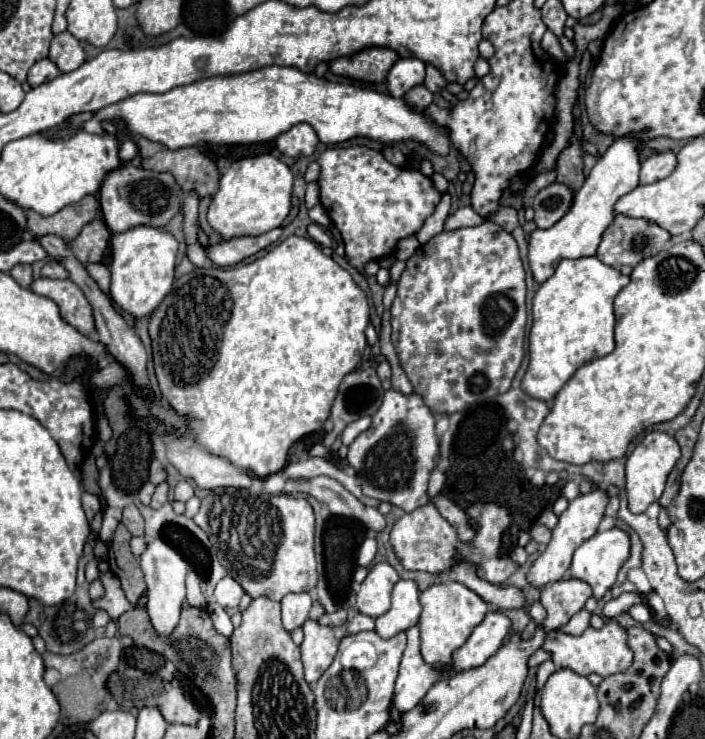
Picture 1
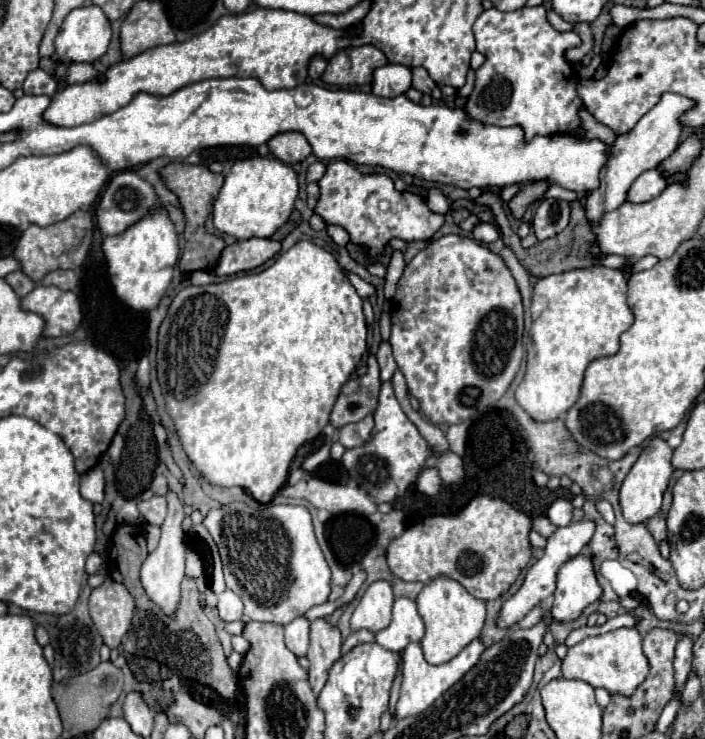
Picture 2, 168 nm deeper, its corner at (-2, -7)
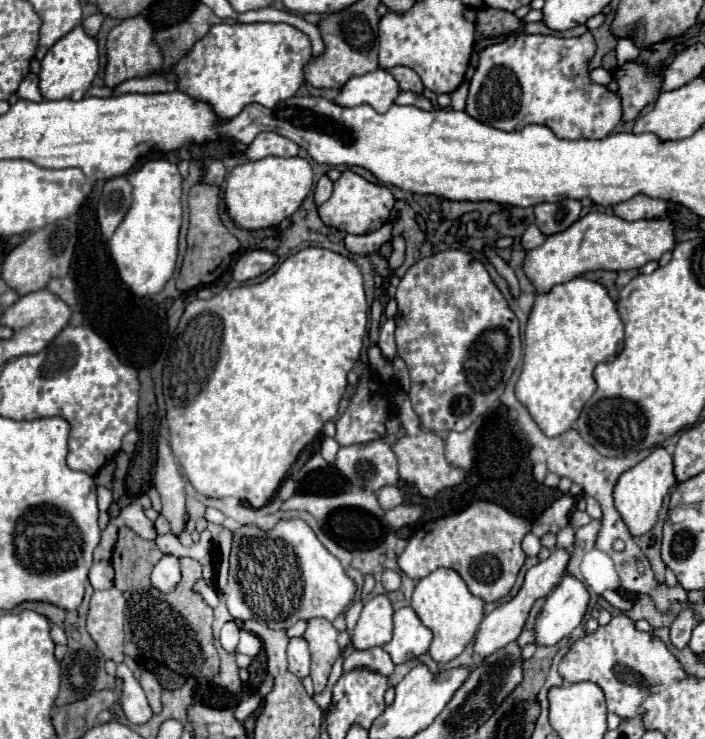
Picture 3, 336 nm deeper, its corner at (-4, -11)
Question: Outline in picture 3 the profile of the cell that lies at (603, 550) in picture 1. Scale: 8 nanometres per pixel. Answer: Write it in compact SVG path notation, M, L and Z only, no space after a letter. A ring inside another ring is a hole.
M564 574L558 588L546 598L542 612L536 618L536 644L552 646L572 634L588 612L590 594L582 580Z

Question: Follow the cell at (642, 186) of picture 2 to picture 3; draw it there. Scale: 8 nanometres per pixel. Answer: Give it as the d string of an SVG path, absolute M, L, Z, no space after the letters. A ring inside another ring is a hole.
M636 194L634 198L620 202L614 206L614 214L624 220L640 220L640 218L658 218L668 210L666 200L650 198L646 194Z

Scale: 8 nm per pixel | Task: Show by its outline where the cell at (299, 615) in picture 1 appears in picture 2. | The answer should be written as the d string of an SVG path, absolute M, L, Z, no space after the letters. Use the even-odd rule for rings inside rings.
M300 616L300 618L292 620L290 624L286 624L284 630L286 630L286 646L288 646L296 656L306 656L310 622Z

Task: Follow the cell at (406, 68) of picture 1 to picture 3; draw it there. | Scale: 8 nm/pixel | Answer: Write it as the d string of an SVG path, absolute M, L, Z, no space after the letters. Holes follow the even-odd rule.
M378 68L364 76L350 78L334 102L342 106L368 104L376 112L384 114L394 104L398 94L400 94L400 84L396 82L396 78L390 72Z

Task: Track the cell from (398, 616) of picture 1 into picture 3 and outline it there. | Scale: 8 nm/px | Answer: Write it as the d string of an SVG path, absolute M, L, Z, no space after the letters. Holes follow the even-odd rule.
M400 608L394 612L394 636L384 644L394 664L410 662L424 654L432 642L432 632L420 622L412 608Z

